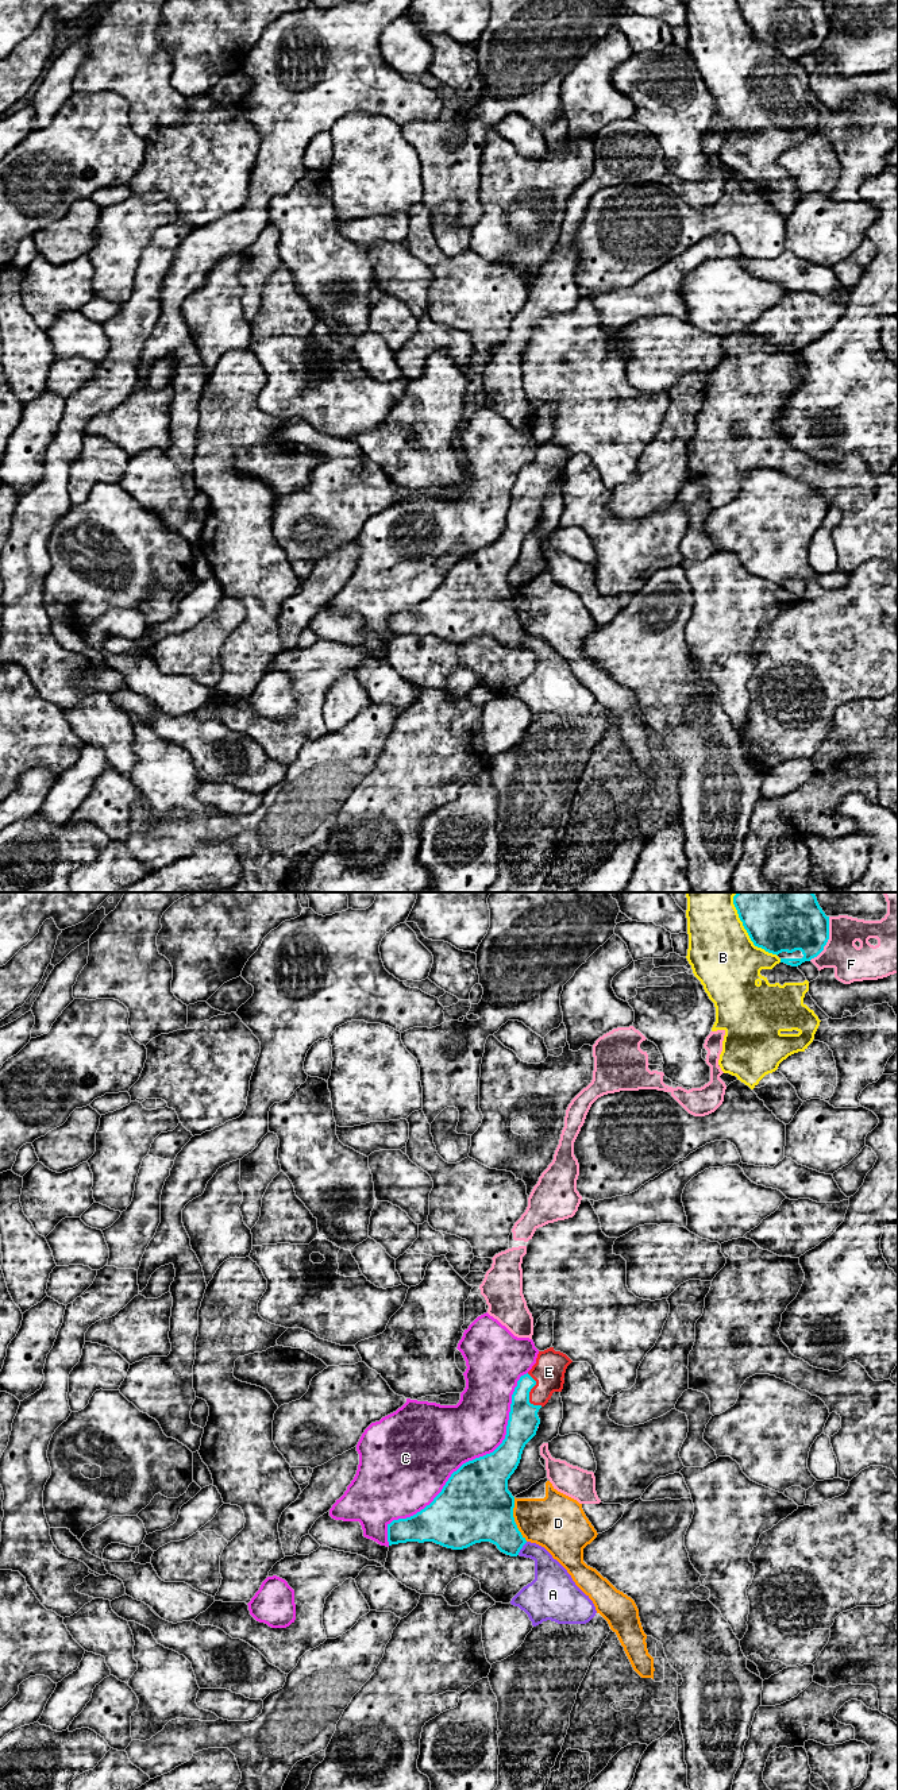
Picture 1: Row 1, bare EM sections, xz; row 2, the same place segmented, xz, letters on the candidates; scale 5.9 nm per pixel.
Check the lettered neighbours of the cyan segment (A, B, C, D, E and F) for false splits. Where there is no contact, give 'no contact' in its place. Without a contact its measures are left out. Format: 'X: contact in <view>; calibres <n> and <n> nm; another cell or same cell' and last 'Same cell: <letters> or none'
A: contact in xz; calibres 280 and 190 nm; another cell
B: contact in xz; calibres 460 and 400 nm; another cell
C: contact in xz; calibres 420 and 440 nm; another cell
D: contact in xz; calibres 440 and 300 nm; another cell
E: contact in xz; calibres 180 and 190 nm; same cell
F: contact in xz; calibres 380 and 220 nm; another cell
Same cell: E

